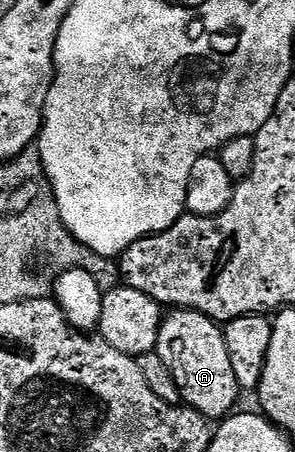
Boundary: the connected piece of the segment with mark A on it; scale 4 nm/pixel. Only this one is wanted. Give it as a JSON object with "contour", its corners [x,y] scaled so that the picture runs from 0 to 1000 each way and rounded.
{"contour":[[[576,684],[546,706],[525,781],[566,805],[566,823],[593,832],[624,896],[712,929],[759,929],[793,914],[790,896],[824,865],[783,816],[783,788],[769,788],[759,728],[719,704],[658,686]]]}

